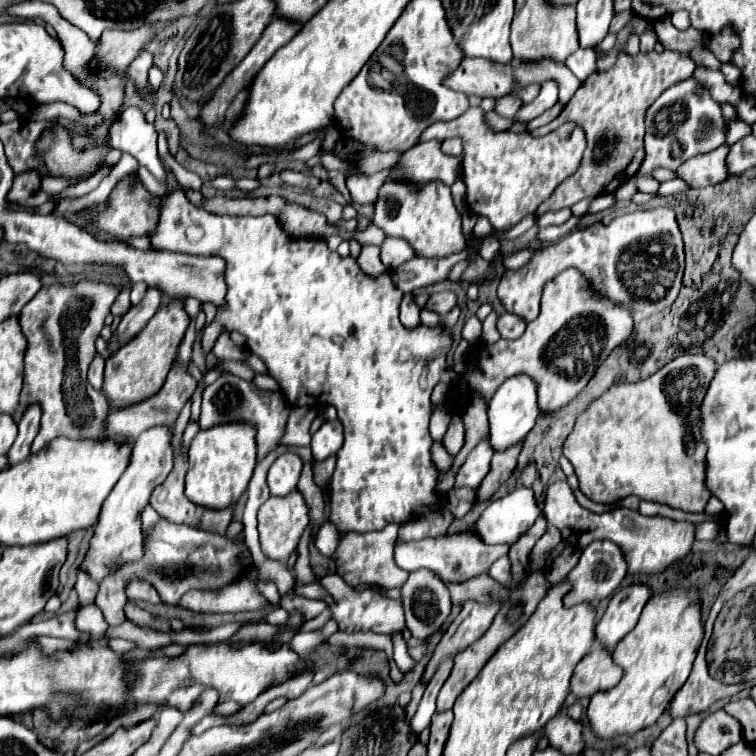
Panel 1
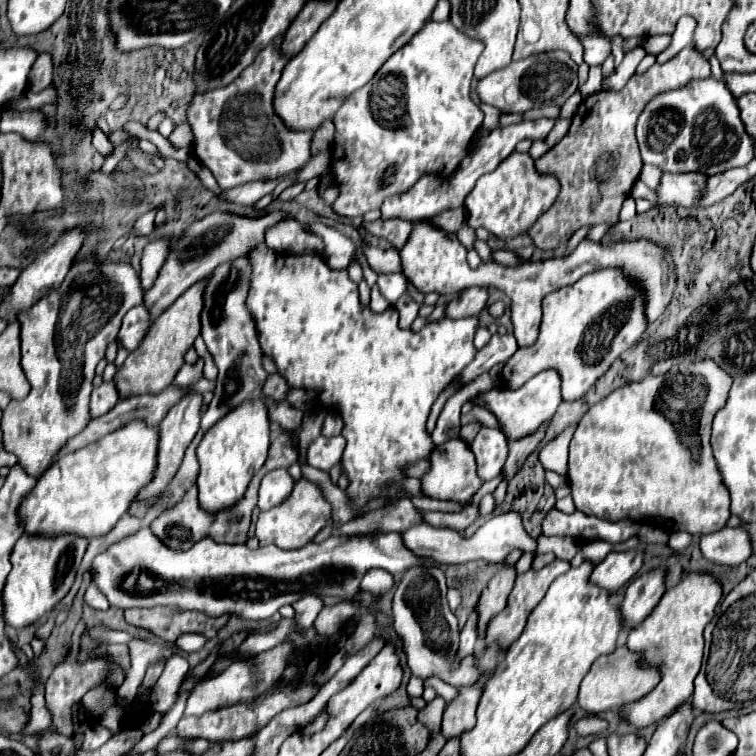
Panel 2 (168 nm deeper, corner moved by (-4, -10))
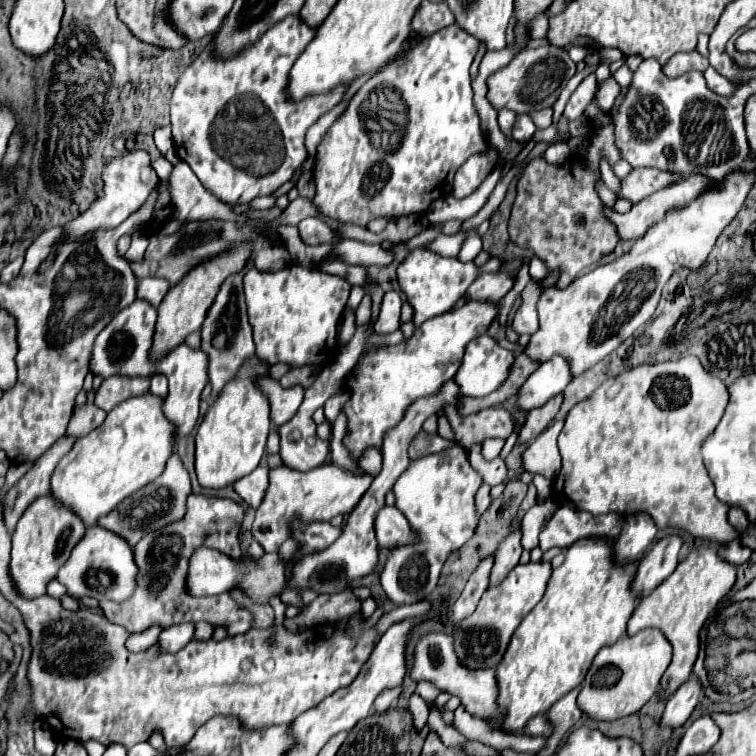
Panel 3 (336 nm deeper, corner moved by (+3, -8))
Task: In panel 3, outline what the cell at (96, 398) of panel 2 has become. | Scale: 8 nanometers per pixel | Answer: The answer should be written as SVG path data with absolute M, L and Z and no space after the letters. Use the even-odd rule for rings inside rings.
M86 402L82 406L78 406L70 418L68 424L68 434L74 434L76 438L90 434L94 428L98 428L106 418L104 410L98 410L98 406L94 406L94 402Z

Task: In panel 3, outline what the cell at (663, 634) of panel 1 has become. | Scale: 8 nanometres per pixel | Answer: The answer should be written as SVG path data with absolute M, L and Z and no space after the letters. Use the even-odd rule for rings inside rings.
M718 544L692 550L678 564L678 568L654 590L654 594L648 594L640 600L640 604L628 620L628 636L634 636L644 628L658 628L674 648L672 664L660 680L660 698L668 698L670 694L674 694L674 690L678 690L678 686L682 686L690 678L692 666L700 650L700 630L708 614L716 610L718 602L728 594L728 590L736 582L736 566L720 560L716 556L716 550Z

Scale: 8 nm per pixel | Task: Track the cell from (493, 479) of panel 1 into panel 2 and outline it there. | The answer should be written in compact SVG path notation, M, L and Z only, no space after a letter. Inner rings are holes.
M549 422L541 424L533 434L509 442L509 458L507 458L505 468L503 468L503 474L505 474L507 480L521 468L521 464L525 462L525 458L527 458L527 456L537 448L537 444L543 440L547 426L549 426Z

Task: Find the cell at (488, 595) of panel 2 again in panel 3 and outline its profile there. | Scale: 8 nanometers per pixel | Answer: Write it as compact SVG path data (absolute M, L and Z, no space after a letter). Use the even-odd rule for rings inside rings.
M512 532L498 548L498 552L494 554L494 566L490 572L490 586L502 582L506 578L506 574L518 564L520 554L522 554L522 546L520 546L520 532Z

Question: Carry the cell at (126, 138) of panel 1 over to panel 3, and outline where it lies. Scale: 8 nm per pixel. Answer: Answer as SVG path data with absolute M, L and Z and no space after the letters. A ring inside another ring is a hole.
M161 155L156 160L152 161L151 165L154 168L160 180L167 180L173 169L172 164L163 155Z

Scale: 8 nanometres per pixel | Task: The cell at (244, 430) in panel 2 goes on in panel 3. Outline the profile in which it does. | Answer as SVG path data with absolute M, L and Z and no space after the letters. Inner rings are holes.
M250 358L230 384L224 386L218 400L210 406L196 434L196 474L202 488L220 490L232 486L238 478L250 474L264 456L270 432L270 404L266 394L254 386L254 378L268 372L268 364Z

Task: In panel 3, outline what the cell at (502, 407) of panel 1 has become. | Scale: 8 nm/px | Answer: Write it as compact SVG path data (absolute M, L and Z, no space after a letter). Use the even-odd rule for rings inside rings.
M554 356L548 362L542 362L518 388L516 410L530 412L538 406L544 406L548 400L558 396L558 392L562 392L570 380L570 368L562 356Z

